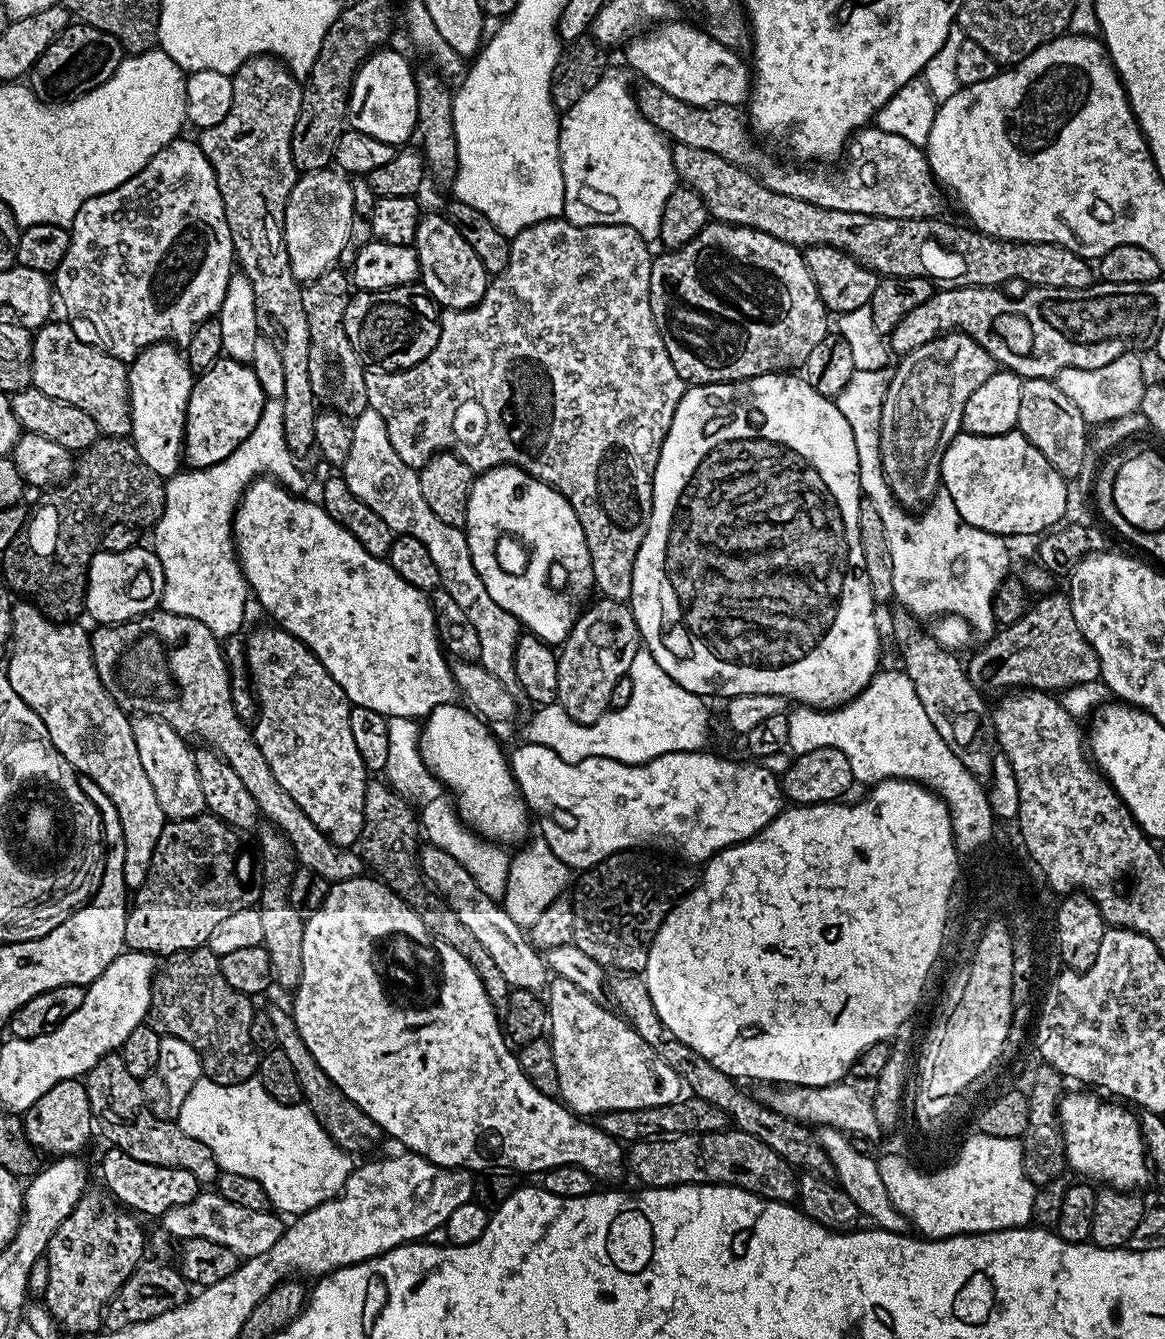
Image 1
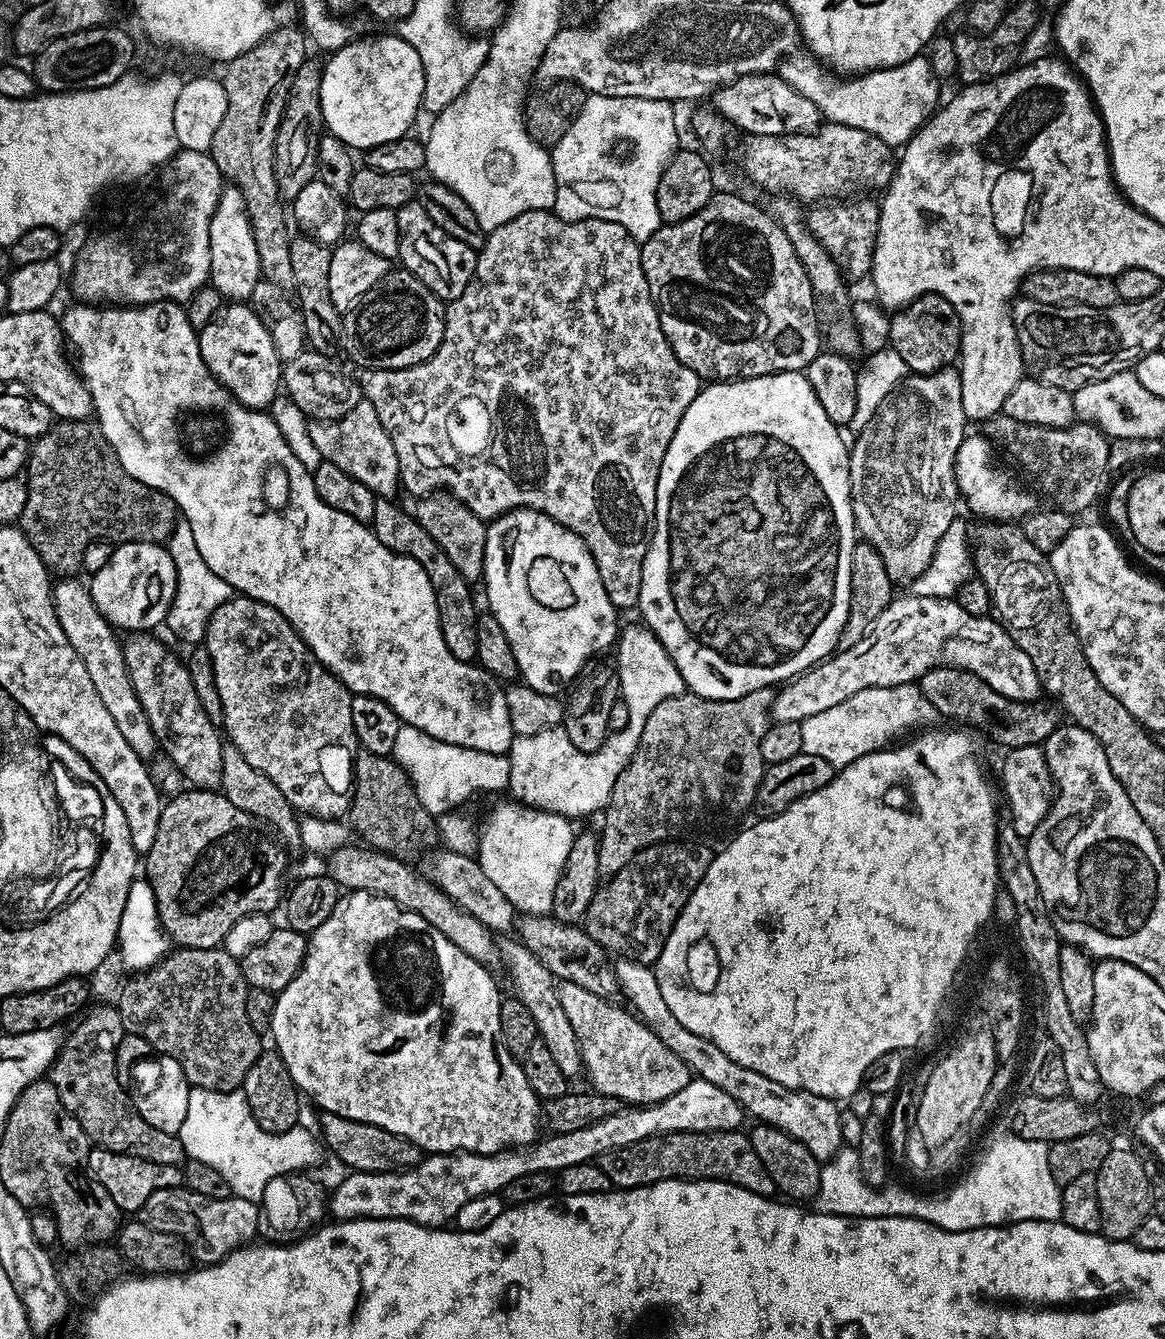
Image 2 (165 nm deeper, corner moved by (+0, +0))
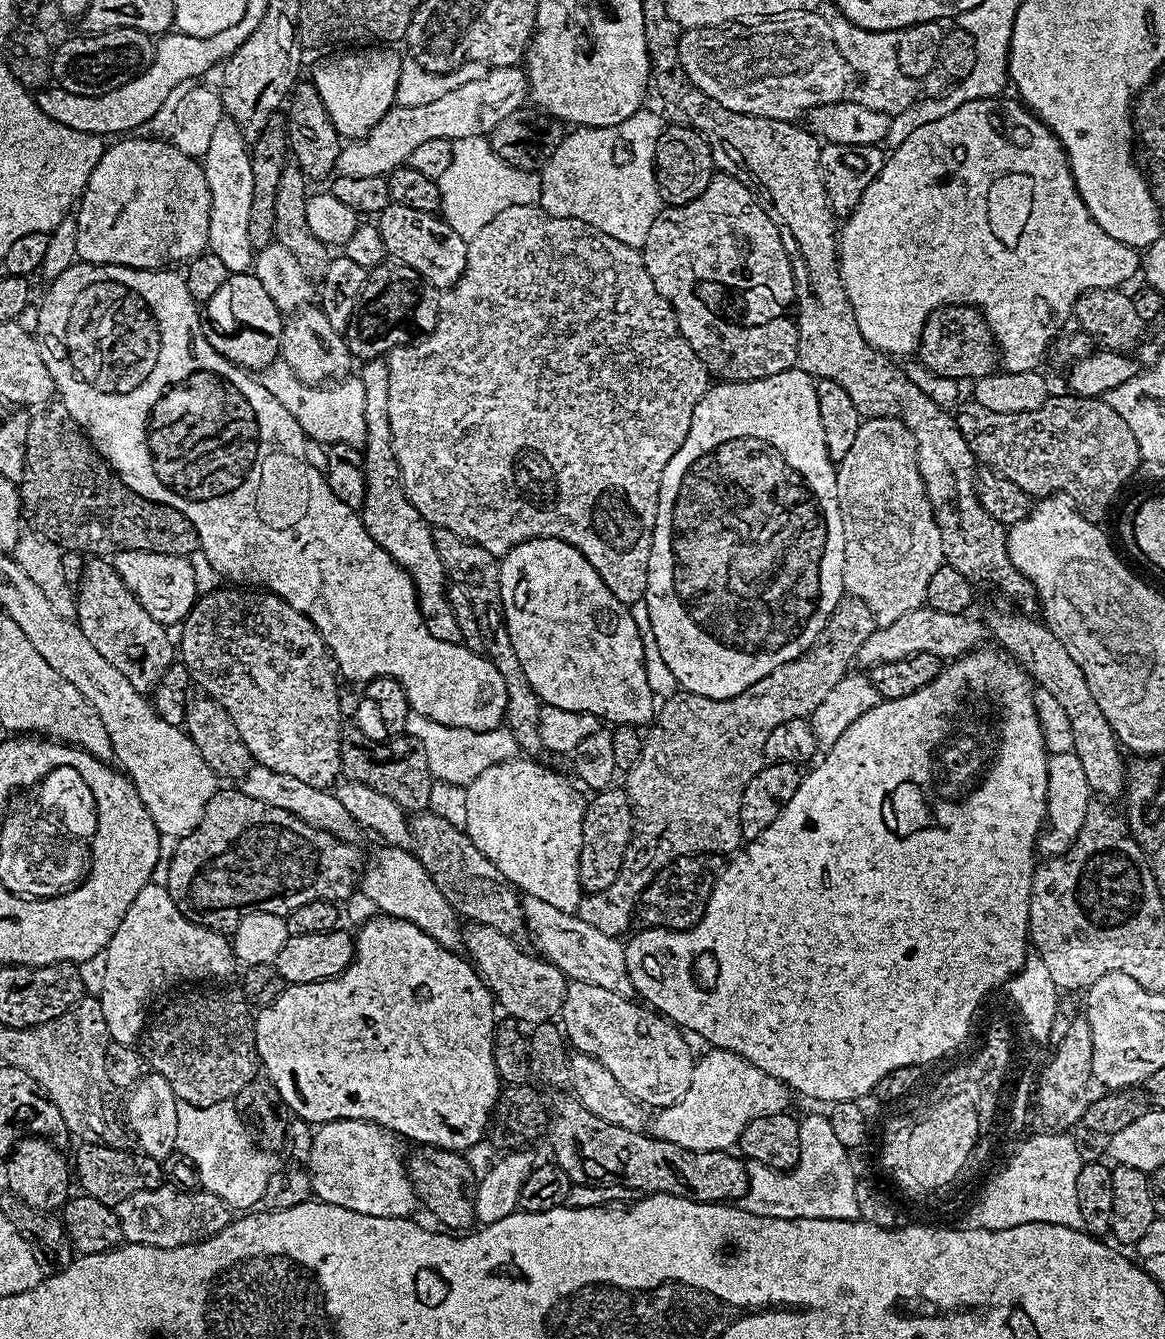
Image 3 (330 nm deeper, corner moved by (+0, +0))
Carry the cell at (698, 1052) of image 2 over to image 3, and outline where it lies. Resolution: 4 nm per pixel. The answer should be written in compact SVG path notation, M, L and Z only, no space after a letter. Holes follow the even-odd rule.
M525 895L522 901L531 943L536 943L535 951L543 959L558 966L558 970L562 970L569 981L590 982L590 986L602 986L602 990L610 990L619 996L633 995L630 974L626 970L624 944L617 937L594 930L590 922L582 922L579 914L558 910L558 906L542 902L542 898Z

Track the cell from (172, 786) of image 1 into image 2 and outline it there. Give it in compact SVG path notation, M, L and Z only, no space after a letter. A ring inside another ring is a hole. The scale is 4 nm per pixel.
M60 578L53 583L52 605L58 618L58 626L62 626L62 634L66 634L78 658L82 658L82 666L86 666L86 674L90 674L90 682L94 682L94 690L98 690L102 706L110 710L110 718L114 718L118 730L122 730L122 738L126 738L126 742L130 742L130 746L137 750L153 747L152 727L128 677L121 637L116 637L119 636L117 629L109 624L98 606L94 606L89 585L76 579L80 578Z

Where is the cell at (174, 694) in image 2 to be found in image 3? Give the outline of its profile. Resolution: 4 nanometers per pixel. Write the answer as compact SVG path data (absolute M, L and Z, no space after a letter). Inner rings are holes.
M92 558L85 563L84 577L74 592L74 620L90 646L122 673L139 692L151 693L163 680L168 667L174 663L174 646L168 637L168 629L160 624L134 598L134 594L122 582L115 563L104 558Z

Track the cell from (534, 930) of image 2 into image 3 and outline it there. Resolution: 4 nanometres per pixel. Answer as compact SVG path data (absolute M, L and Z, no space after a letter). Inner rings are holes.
M429 810L415 813L409 819L414 854L434 880L457 917L491 926L520 947L530 940L525 926L524 905L517 889L505 875L473 844L465 830L460 830Z

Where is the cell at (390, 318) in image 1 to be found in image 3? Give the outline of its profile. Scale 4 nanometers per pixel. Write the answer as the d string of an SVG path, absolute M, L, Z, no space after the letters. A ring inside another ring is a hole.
M385 262L371 269L368 281L360 292L358 315L348 324L346 339L348 351L361 361L374 360L383 357L393 348L407 344L413 339L415 332L427 334L434 330L436 319L440 313L440 292L426 283L410 266L399 262Z

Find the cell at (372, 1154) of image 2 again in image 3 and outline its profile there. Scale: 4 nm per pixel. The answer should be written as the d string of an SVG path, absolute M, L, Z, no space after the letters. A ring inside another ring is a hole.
M420 1146L413 1156L406 1160L408 1176L412 1180L412 1189L421 1205L428 1207L428 1212L437 1220L437 1225L460 1234L476 1224L472 1195L476 1192L477 1173L472 1173L472 1164L461 1153L448 1152L445 1148Z

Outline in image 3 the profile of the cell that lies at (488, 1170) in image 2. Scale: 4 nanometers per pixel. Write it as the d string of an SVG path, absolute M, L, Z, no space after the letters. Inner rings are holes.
M709 1047L707 1051L692 1065L690 1090L686 1090L678 1102L659 1109L653 1120L651 1117L650 1132L659 1140L674 1142L686 1150L722 1152L739 1145L740 1135L752 1119L787 1113L790 1089L730 1050Z

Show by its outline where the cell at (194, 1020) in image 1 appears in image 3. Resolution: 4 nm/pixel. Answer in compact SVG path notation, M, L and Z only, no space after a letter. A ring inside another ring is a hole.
M204 986L201 992L188 992L185 996L180 996L177 1000L172 1000L156 1017L147 1021L146 1027L141 1031L138 1041L140 1052L147 1060L149 1069L155 1075L166 1078L166 1082L170 1082L170 1090L175 1094L177 1101L182 1104L193 1104L199 1108L206 1106L214 1106L215 1104L227 1104L235 1101L238 1090L242 1090L242 1086L246 1086L246 1082L250 1082L258 1075L258 1057L256 1055L256 1026L254 1023L254 1012L250 1007L248 999L245 998L243 991L239 987L233 988L208 988L212 986Z

